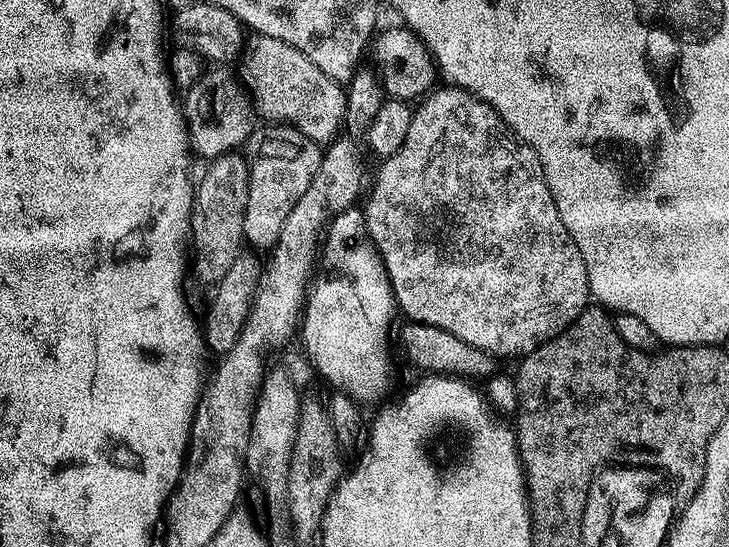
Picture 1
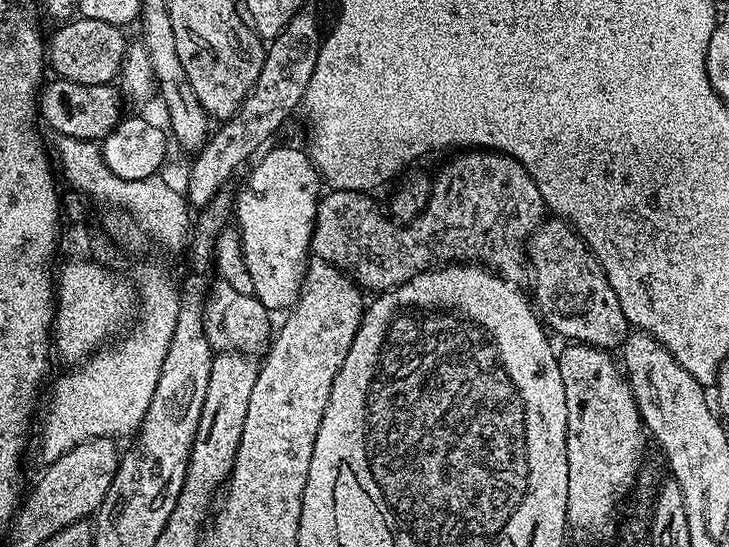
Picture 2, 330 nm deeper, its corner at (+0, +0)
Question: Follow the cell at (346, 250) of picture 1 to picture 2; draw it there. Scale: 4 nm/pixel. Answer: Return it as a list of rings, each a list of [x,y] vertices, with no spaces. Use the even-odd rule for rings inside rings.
[[[269,147],[247,169],[249,172],[244,185],[234,192],[234,224],[240,233],[242,254],[246,262],[246,270],[250,274],[251,295],[260,299],[266,309],[288,310],[298,298],[304,281],[304,272],[308,269],[312,227],[316,221],[316,211],[322,195],[322,177],[317,168],[312,165],[312,157],[307,151],[300,149],[299,152],[296,148],[271,148]]]

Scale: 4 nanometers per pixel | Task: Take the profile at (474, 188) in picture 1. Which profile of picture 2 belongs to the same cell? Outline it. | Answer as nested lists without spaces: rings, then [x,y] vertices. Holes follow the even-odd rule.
[[[464,150],[453,156],[456,157],[454,157],[440,173],[435,173],[432,181],[432,193],[430,194],[430,200],[426,202],[426,208],[418,214],[418,218],[414,218],[408,224],[399,225],[395,220],[385,215],[383,211],[380,213],[379,210],[376,209],[375,202],[371,200],[373,197],[369,195],[369,193],[342,190],[341,188],[325,191],[323,195],[321,195],[320,205],[316,211],[316,221],[312,227],[311,255],[315,257],[315,259],[330,262],[341,270],[347,270],[354,277],[357,285],[359,285],[361,289],[369,290],[368,288],[373,288],[373,293],[376,294],[386,292],[390,288],[396,288],[400,284],[405,284],[410,278],[414,278],[419,272],[428,271],[429,268],[457,262],[475,262],[495,272],[496,275],[503,276],[505,280],[520,282],[520,279],[526,276],[526,269],[530,264],[528,245],[532,239],[532,234],[546,216],[544,199],[542,198],[542,194],[538,194],[538,186],[534,186],[534,178],[530,178],[528,171],[523,168],[513,156],[506,156],[503,152],[495,150]]]

